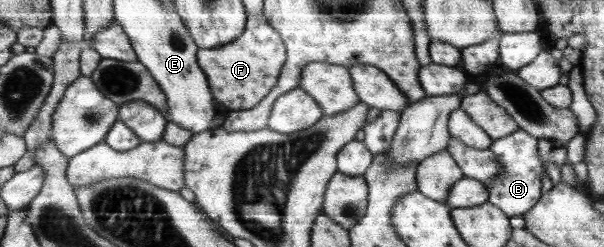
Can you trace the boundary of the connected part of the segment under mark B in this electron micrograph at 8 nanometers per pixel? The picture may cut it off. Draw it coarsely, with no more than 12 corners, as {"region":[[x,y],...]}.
{"region":[[518,129],[489,150],[488,202],[510,217],[541,198],[538,141]]}

